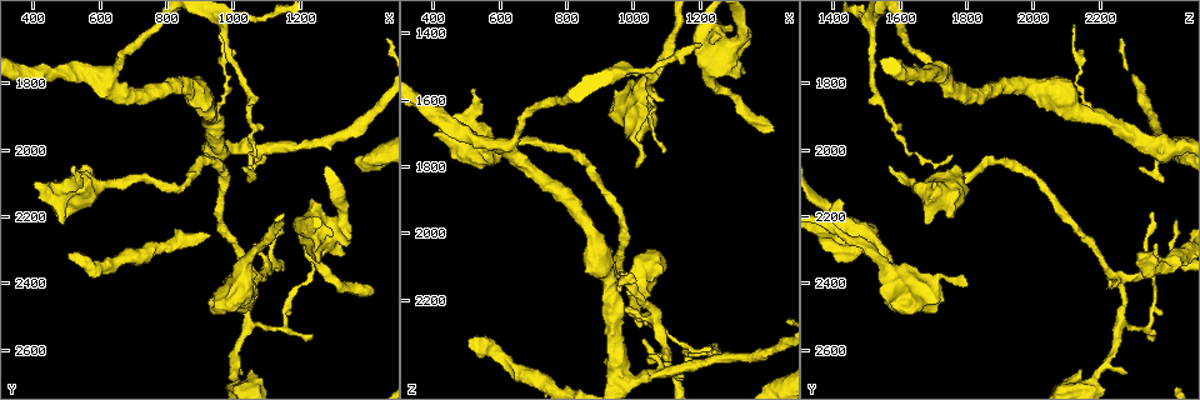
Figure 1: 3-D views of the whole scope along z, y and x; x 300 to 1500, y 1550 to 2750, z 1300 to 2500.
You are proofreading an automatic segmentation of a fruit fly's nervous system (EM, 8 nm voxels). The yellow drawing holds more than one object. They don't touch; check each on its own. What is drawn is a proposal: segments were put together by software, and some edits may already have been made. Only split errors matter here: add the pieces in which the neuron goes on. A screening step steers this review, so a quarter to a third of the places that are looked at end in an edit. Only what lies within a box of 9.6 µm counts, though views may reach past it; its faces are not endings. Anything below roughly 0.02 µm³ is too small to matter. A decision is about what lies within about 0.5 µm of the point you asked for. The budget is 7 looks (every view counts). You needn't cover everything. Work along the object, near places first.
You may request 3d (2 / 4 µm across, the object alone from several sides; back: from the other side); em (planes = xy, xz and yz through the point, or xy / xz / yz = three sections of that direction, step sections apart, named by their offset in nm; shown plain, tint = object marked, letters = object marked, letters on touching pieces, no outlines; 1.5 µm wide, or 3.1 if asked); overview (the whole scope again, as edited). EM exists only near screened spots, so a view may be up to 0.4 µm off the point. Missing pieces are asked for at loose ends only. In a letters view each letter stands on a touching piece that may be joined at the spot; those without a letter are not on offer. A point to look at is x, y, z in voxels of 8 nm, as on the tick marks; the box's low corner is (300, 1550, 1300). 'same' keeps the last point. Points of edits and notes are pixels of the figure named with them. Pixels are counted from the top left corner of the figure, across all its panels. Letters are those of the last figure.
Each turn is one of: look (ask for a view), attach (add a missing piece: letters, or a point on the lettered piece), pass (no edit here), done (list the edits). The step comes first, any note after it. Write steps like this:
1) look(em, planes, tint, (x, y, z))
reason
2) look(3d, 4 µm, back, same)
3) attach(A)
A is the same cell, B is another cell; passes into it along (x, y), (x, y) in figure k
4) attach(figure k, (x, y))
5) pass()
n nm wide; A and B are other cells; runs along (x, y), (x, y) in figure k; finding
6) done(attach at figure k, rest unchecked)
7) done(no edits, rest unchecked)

look(em, planes, letters, (500, 2320, 2330))
branch stops here

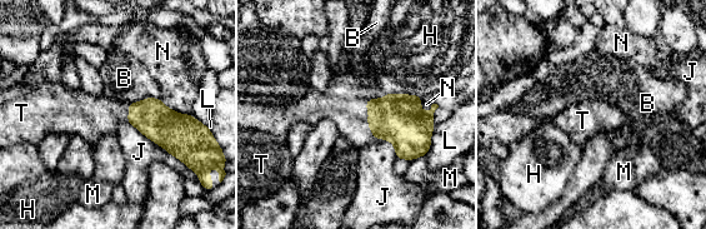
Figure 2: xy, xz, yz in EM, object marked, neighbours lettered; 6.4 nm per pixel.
attach(T)
T is the same cell, B, H, J, L, M and N are other cells; passes into it along (397, 118), (367, 119), (341, 103) in figure 2; the neuron continues

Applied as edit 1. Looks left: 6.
look(3d, 2 µm, (980, 1620, 2130))
an open end

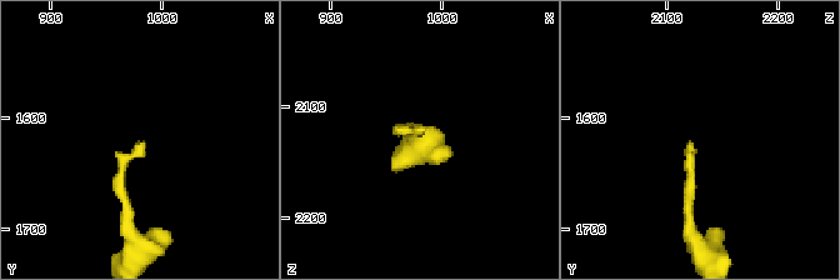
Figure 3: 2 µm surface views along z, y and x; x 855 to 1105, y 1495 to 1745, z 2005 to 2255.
look(em, planes, letters, (982, 1624, 2124))
now the EM

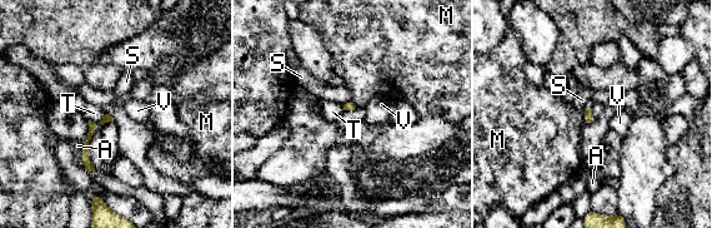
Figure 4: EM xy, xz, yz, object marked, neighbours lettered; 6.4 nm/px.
pass()
A, M, S, T and V are other cells; runs along (109, 117), (91, 128), (85, 147), (88, 168) in figure 4; no lettered piece goes on from it

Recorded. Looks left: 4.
look(3d, 4 µm, (1410, 2430, 1690))
branch stops here

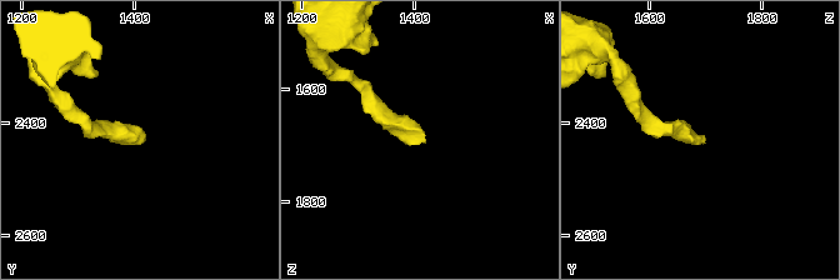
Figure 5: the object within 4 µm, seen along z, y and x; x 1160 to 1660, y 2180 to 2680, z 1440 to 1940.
look(em, planes, plain, (1420, 2425, 1695))
now the EM

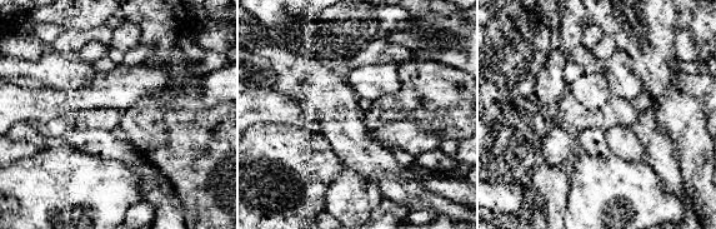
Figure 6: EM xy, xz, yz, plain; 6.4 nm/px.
look(em, planes, letters, same)

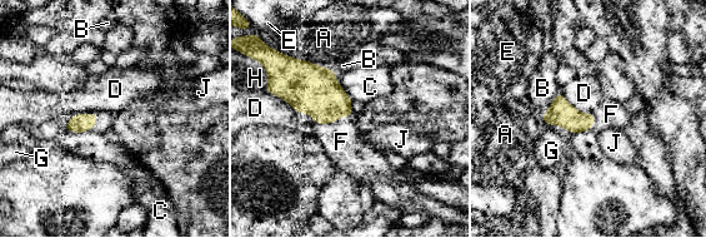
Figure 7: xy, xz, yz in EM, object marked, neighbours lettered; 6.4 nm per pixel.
attach(F)
F is the same cell, A, B, C, D, E, G, H and J are other cells; the neuron continues

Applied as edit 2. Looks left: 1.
done(attach at figure 2, attach at figure 7, rest unchecked)

